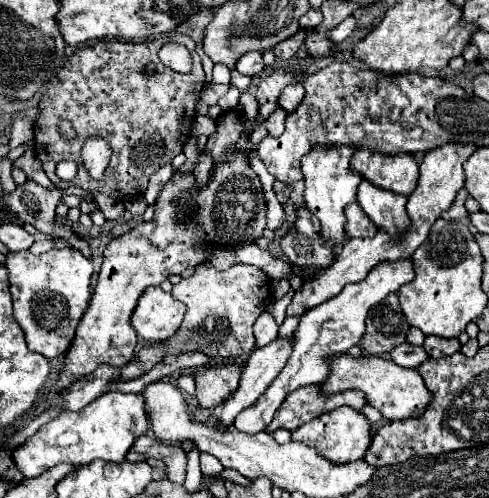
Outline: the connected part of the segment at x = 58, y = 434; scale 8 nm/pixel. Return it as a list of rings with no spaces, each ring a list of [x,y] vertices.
[[[106,392],[78,412],[62,412],[56,420],[42,426],[32,438],[16,448],[16,466],[26,478],[40,476],[48,468],[70,462],[70,464],[90,464],[96,458],[108,462],[124,462],[130,446],[148,432],[150,422],[144,410],[144,398],[140,394]]]

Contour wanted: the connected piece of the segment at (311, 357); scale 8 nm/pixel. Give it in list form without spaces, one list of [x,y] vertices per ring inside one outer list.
[[[396,260],[392,264],[378,264],[372,272],[368,272],[368,276],[362,282],[346,284],[338,296],[304,312],[304,316],[300,316],[298,328],[292,334],[292,340],[294,340],[292,354],[286,366],[276,376],[276,380],[268,386],[268,390],[256,400],[256,404],[252,404],[250,408],[242,410],[236,416],[234,426],[246,434],[258,434],[266,430],[266,426],[274,418],[274,412],[292,390],[300,386],[308,386],[308,384],[322,384],[322,380],[326,380],[330,374],[330,358],[346,354],[354,344],[362,340],[368,310],[374,304],[378,304],[382,298],[386,298],[390,292],[398,292],[400,286],[410,282],[412,278],[414,278],[412,260]]]

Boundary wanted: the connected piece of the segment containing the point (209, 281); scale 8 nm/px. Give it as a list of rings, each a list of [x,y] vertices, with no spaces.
[[[234,264],[224,272],[216,270],[214,266],[200,266],[190,278],[178,282],[172,288],[172,296],[184,302],[188,308],[180,332],[176,332],[172,340],[142,348],[136,354],[134,362],[122,368],[124,378],[136,378],[140,374],[146,374],[166,354],[178,354],[184,350],[200,350],[212,358],[248,356],[256,348],[252,326],[272,300],[268,276],[264,276],[260,268],[252,268],[248,264]]]

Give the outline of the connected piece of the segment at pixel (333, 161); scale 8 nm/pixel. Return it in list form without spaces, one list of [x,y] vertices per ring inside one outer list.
[[[316,148],[316,152],[310,152],[302,160],[302,172],[304,172],[304,202],[308,212],[318,218],[320,222],[320,236],[324,240],[334,240],[344,242],[348,240],[346,236],[346,216],[344,208],[350,202],[356,202],[356,190],[358,184],[362,182],[362,176],[358,172],[350,172],[348,164],[352,158],[352,148]]]

